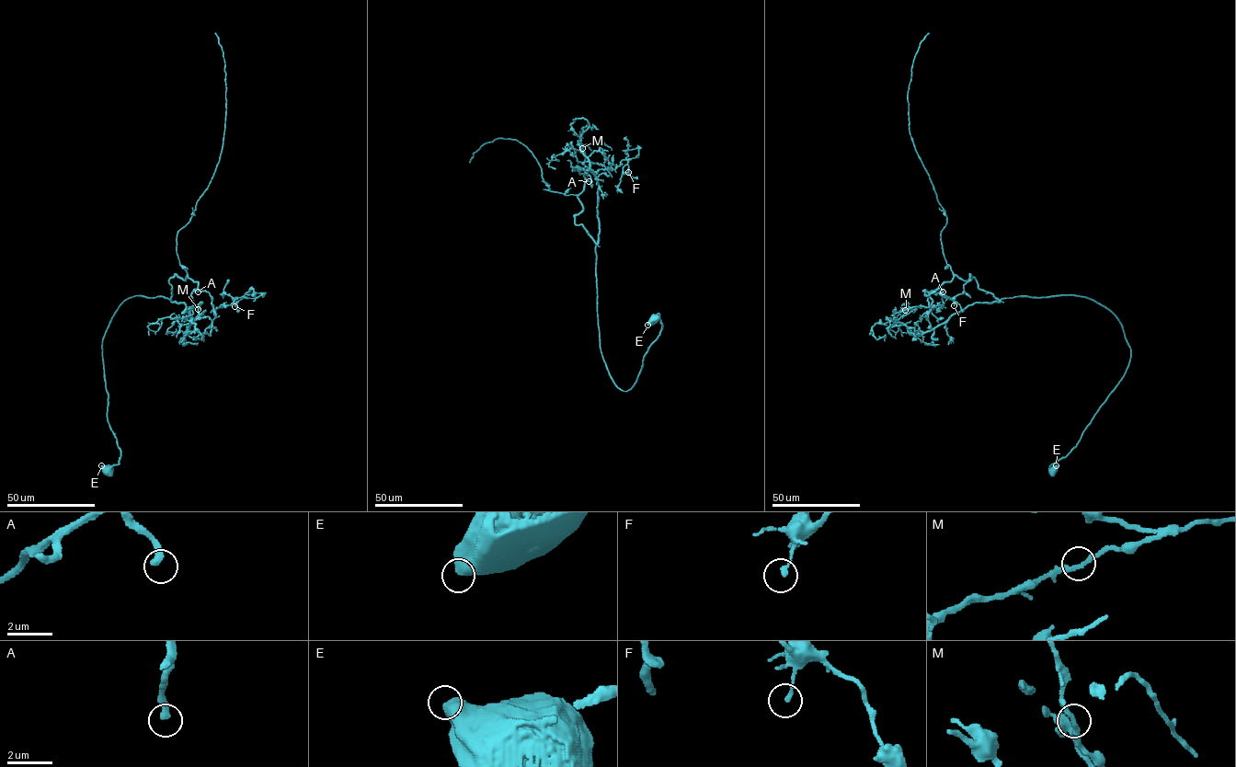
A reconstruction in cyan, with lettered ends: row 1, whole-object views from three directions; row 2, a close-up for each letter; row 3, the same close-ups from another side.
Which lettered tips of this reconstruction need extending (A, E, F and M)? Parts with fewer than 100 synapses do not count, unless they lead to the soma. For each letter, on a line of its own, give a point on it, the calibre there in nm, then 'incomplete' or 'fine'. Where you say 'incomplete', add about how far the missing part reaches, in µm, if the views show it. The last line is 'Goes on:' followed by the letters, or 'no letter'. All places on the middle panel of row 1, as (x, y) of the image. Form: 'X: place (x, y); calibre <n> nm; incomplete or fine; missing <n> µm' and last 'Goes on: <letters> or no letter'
A: place (589, 181); calibre 320 nm; incomplete; missing 45 µm
E: place (647, 325); calibre 600 nm; fine
F: place (628, 172); calibre 170 nm; fine
M: place (582, 148); calibre 200 nm; fine
Goes on: A

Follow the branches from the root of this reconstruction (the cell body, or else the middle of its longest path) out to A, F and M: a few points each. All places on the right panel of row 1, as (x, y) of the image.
A: (1052, 470), (1125, 373), (1130, 349), (1123, 326), (1088, 298), (999, 300), (970, 274), (955, 275), (943, 291)
F: (1052, 470), (1125, 373), (1123, 326), (1088, 298), (999, 300), (970, 274), (928, 291), (954, 305)
M: (1052, 470), (1128, 365), (1113, 313), (1085, 297), (1018, 296), (969, 304), (917, 336), (894, 319), (905, 310)

